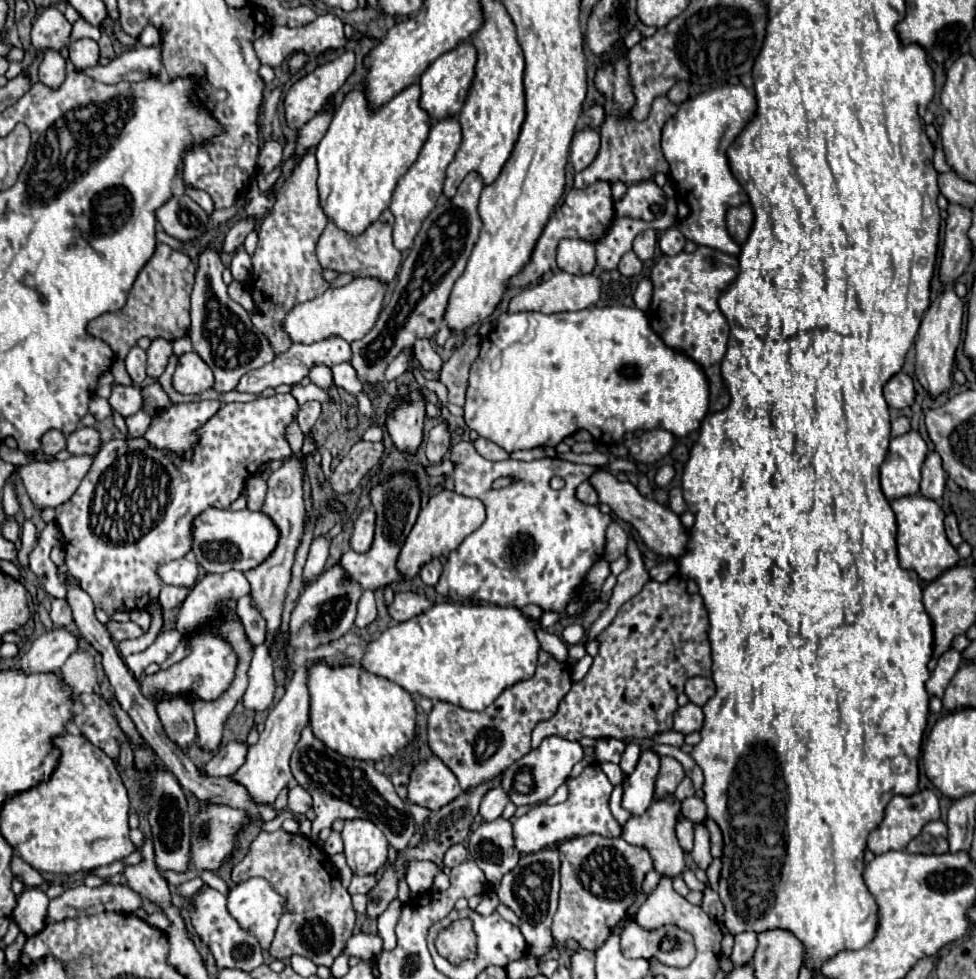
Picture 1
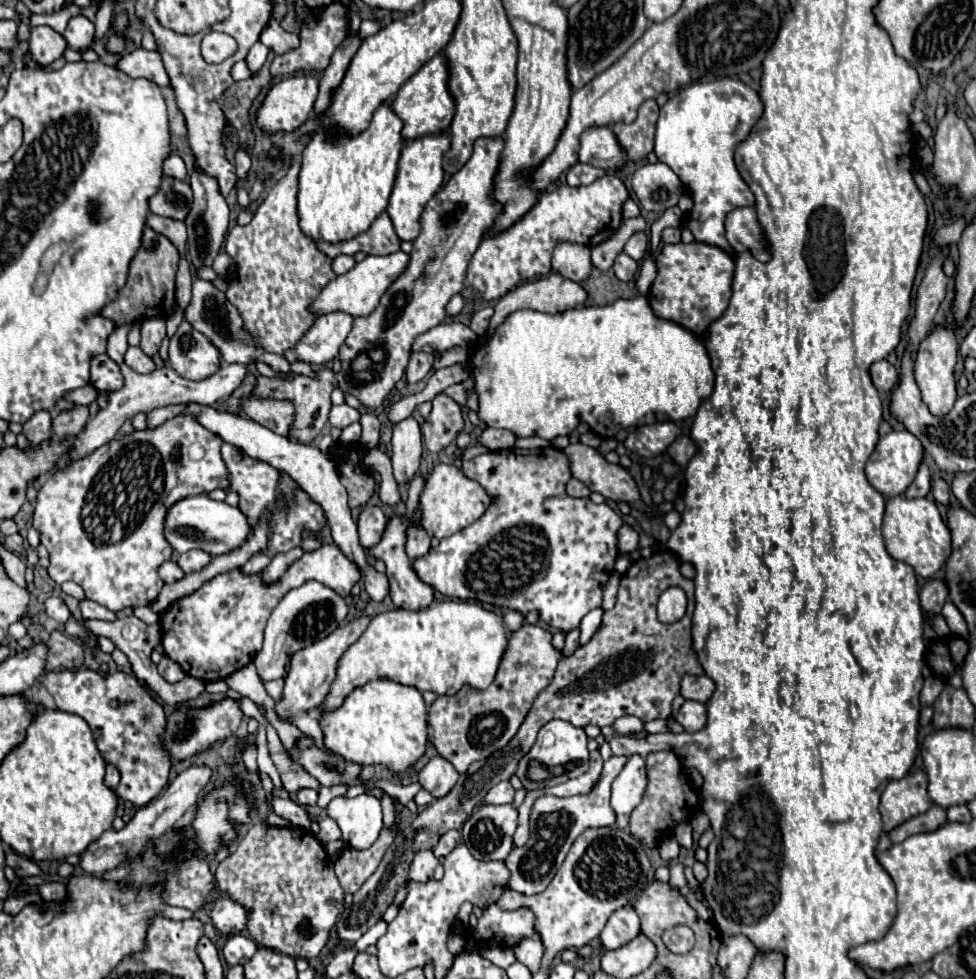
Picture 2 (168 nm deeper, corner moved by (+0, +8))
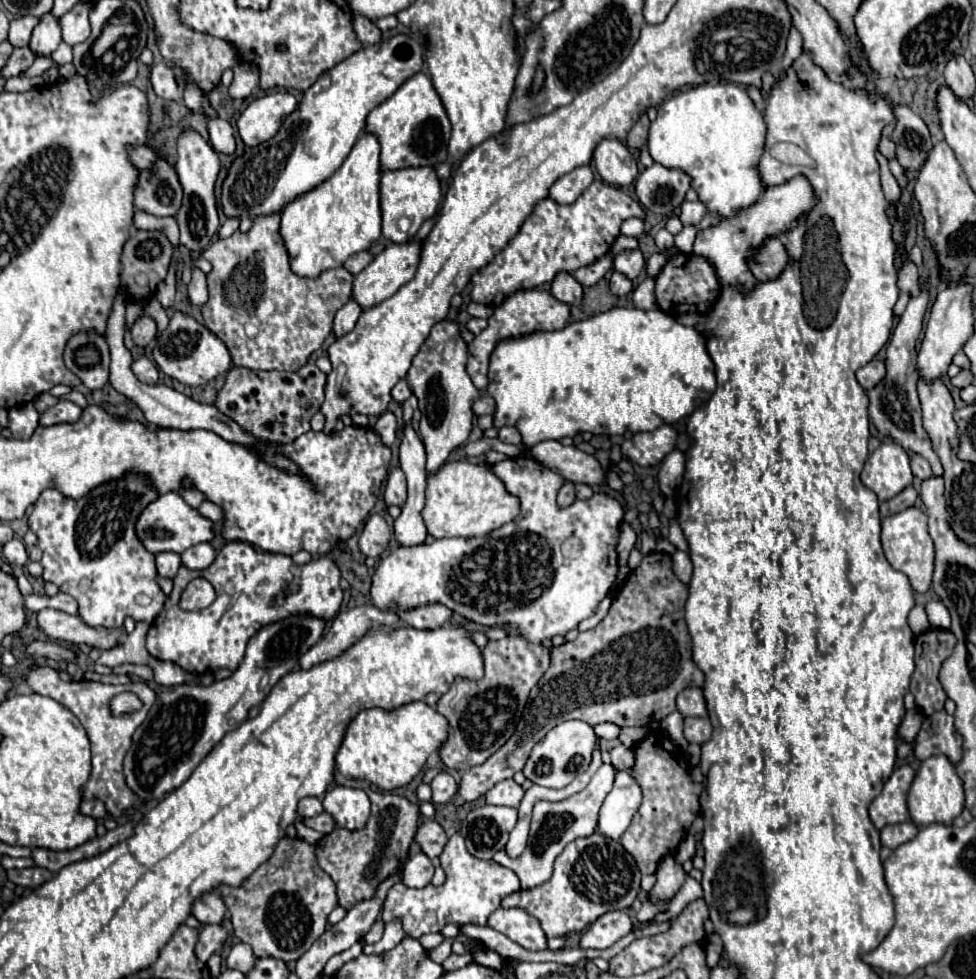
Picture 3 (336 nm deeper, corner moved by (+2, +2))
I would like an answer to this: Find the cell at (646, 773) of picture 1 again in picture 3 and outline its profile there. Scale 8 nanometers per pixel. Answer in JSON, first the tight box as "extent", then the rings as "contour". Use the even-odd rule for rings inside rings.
{"extent":[599,772,641,840],"contour":[[[617,772],[615,784],[611,792],[605,796],[599,810],[599,834],[619,840],[619,836],[627,830],[633,814],[641,804],[639,784],[631,778],[629,772]]]}

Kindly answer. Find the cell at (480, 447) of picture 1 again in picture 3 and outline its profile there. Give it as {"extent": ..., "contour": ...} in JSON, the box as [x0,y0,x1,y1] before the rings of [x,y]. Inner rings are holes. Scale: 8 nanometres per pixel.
{"extent":[499,426,521,444],"contour":[[[503,426],[503,428],[499,430],[499,440],[507,442],[507,444],[519,444],[519,442],[521,442],[521,434],[519,434],[519,430],[513,428],[513,426]]]}

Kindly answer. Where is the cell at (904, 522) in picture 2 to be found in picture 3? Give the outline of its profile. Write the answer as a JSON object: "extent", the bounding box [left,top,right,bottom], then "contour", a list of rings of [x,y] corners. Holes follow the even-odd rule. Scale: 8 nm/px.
{"extent":[881,508,935,592],"contour":[[[907,508],[899,514],[891,514],[883,518],[881,522],[881,544],[887,562],[907,574],[911,586],[915,592],[927,592],[931,586],[931,570],[933,570],[933,558],[935,558],[935,548],[927,530],[927,516],[917,510],[917,508]]]}

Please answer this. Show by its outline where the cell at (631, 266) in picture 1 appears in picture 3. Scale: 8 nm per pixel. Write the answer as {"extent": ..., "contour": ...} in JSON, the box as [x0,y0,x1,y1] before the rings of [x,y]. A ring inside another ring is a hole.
{"extent":[609,272,633,296],"contour":[[[613,272],[611,282],[609,282],[609,288],[611,288],[611,294],[615,294],[615,296],[627,296],[627,294],[633,290],[631,280],[625,278],[625,276],[619,274],[619,272]]]}

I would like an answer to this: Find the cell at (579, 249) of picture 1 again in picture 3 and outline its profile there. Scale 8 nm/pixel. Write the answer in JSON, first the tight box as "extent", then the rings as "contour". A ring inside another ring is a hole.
{"extent":[551,272,583,306],"contour":[[[559,272],[557,278],[555,278],[553,284],[551,284],[551,294],[553,294],[559,302],[563,302],[563,304],[567,304],[567,306],[577,306],[577,304],[581,304],[583,288],[579,286],[579,282],[575,282],[575,280],[571,278],[571,274]]]}

